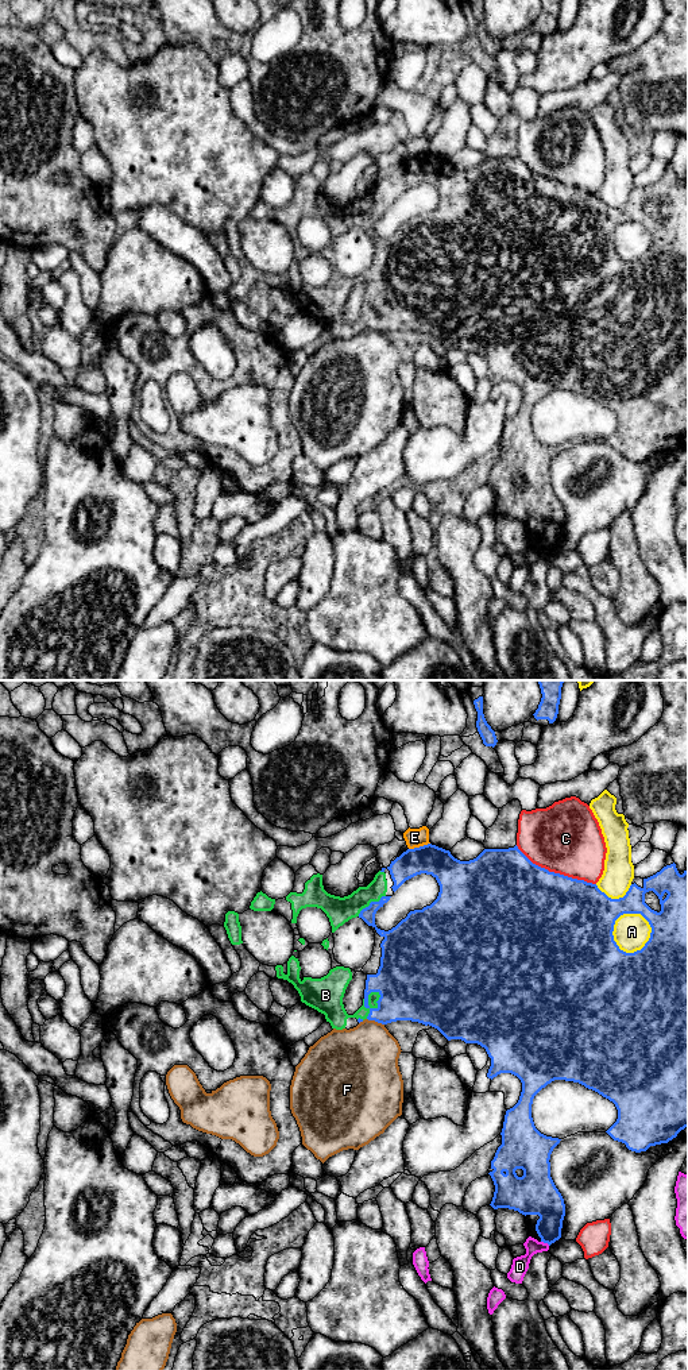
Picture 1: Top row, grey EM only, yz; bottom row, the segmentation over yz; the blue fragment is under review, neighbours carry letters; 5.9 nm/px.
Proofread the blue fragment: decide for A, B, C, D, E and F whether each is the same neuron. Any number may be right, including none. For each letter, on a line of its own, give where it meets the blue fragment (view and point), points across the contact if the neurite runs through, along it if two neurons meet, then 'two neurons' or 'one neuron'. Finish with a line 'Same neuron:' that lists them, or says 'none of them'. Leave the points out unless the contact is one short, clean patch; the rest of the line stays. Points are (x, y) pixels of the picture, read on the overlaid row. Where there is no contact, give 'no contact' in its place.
A: yz (649, 938) | two neurons
B: yz (378, 1006) | one neuron
C: yz (556, 873) | two neurons
D: yz (545, 1242) | two neurons
E: yz (420, 846) | two neurons
F: yz (375, 1021) | two neurons
Same neuron: B

